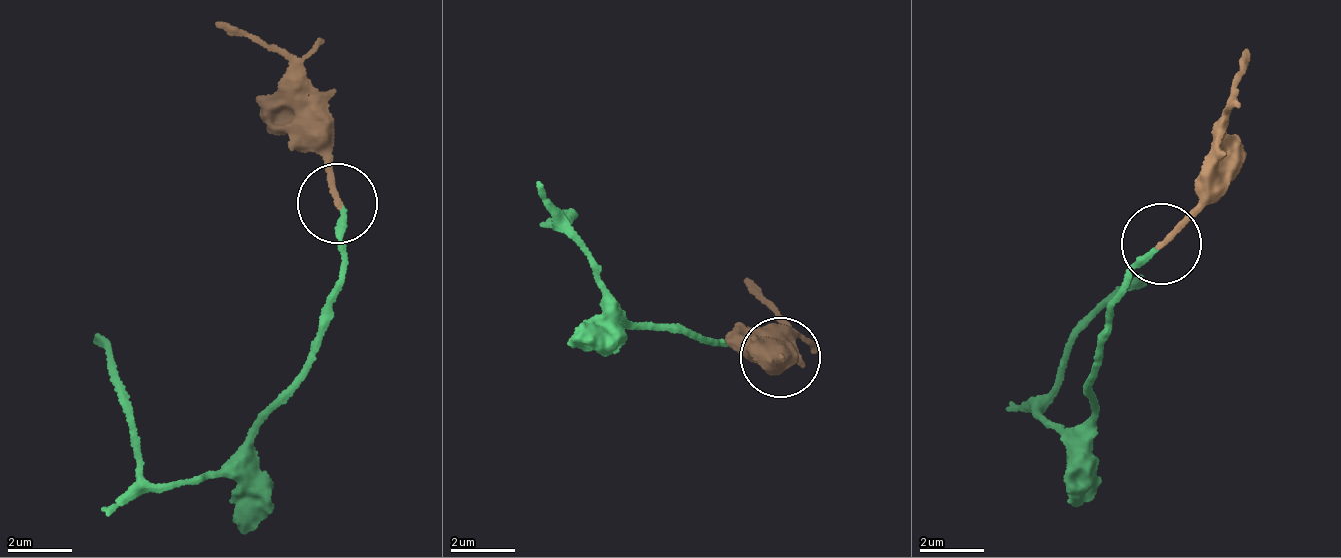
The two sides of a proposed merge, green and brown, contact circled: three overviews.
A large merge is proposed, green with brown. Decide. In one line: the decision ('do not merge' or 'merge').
merge

